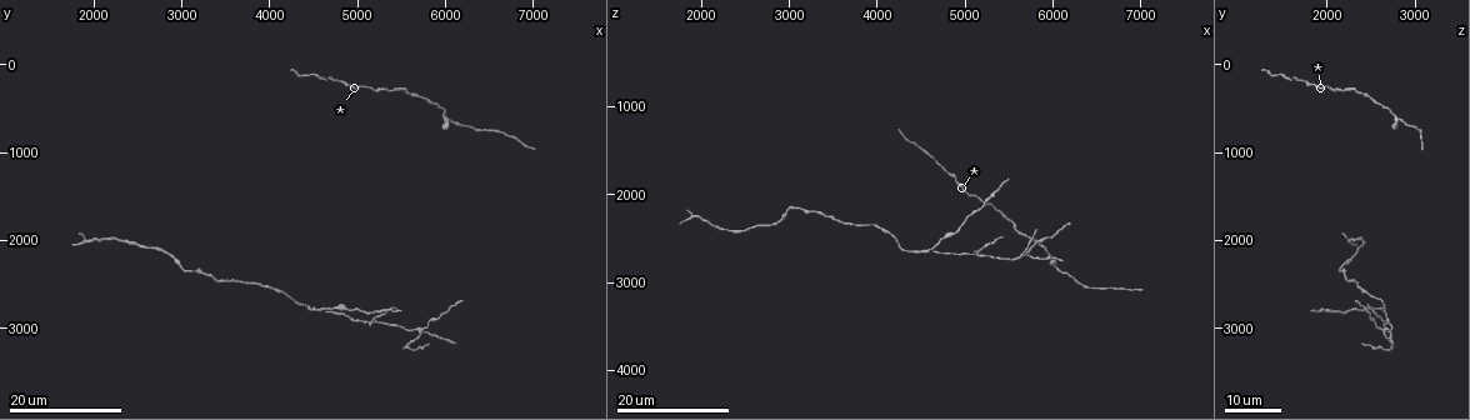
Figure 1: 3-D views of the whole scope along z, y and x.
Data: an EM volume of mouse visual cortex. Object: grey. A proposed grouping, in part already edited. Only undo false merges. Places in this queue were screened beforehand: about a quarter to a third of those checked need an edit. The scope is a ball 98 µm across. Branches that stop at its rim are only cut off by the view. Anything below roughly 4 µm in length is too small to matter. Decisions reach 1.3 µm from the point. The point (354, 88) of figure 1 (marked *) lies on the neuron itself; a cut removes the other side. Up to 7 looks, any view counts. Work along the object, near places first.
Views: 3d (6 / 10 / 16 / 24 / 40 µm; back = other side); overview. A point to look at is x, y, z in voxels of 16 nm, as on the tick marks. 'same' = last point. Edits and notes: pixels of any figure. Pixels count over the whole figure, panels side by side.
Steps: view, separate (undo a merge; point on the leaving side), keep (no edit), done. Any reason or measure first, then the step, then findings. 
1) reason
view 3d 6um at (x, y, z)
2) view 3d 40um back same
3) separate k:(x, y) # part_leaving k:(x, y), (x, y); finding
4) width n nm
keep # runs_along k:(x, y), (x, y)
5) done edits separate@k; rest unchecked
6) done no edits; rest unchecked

three-way junction
view 3d 16um at (6050, 650, 2800)

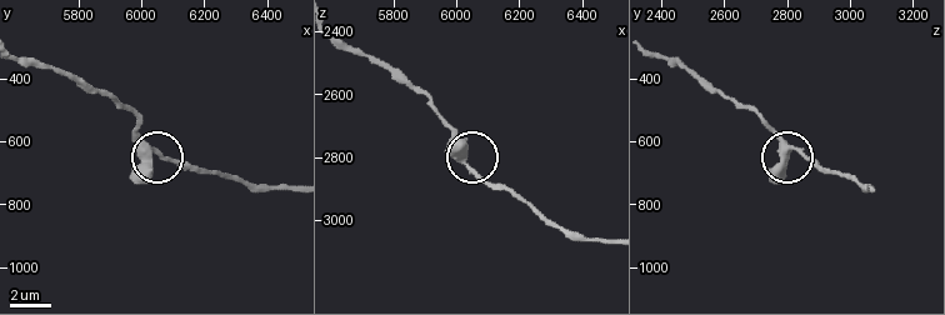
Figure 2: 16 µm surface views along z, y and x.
zoom in
view 3d 10um at (6010, 650, 2800)

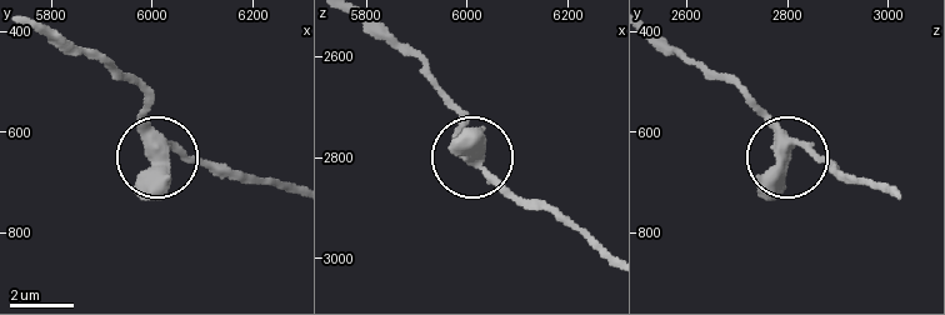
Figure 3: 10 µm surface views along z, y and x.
width 390 nm
keep # runs_along 3:(655, 38), (728, 80), (779, 145), (816, 150), (838, 166); continuous, no second neuron

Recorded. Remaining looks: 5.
four or more arms meet
view 3d 24um at (5700, 3050, 2650)

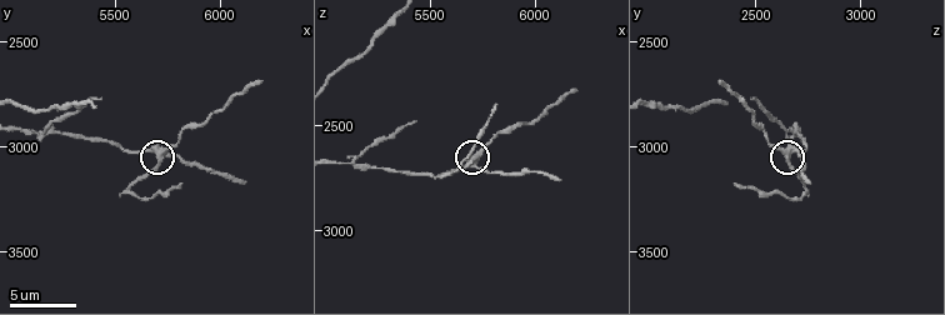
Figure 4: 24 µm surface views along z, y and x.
view 3d 10um at (5710, 3030, 2660)

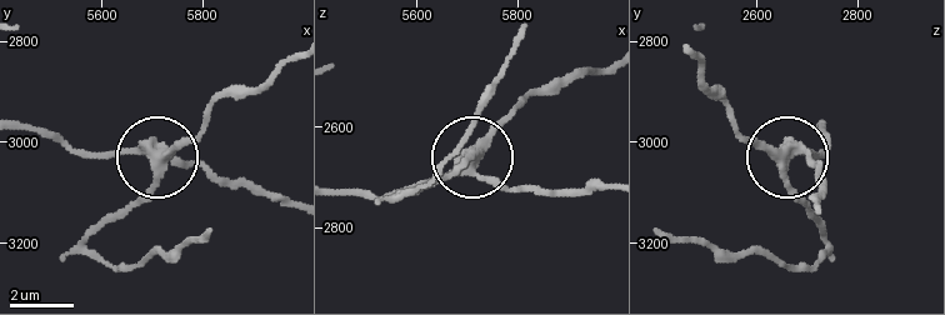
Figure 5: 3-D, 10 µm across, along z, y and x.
arms 4
separate 5:(151, 198) # part_leaving 5:(155, 146), (185, 144), (218, 101), (250, 93), (290, 61); a second neuron is stuck on

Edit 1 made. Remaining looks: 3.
view overview

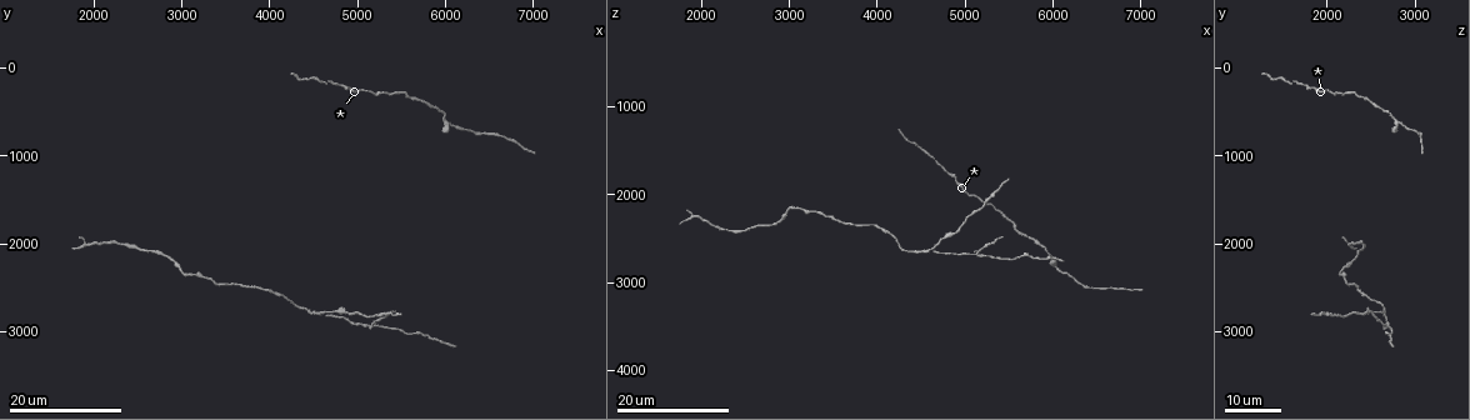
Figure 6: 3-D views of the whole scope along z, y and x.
two arms in line, one across
view 3d 16um at (5100, 2950, 2700)

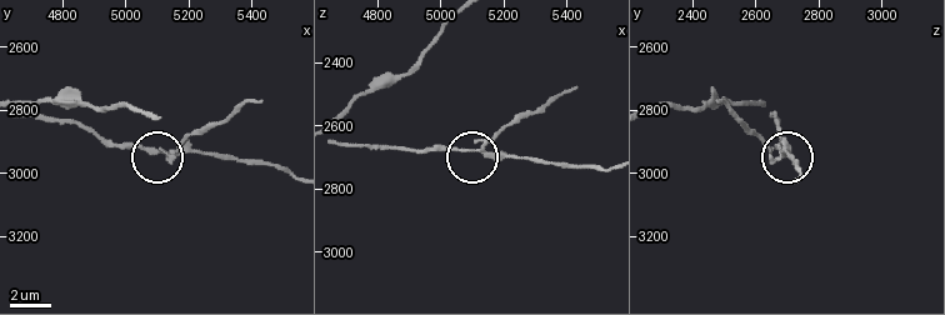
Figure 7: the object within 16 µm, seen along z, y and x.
zoom in
view 3d 6um at (5130, 2940, 2690)

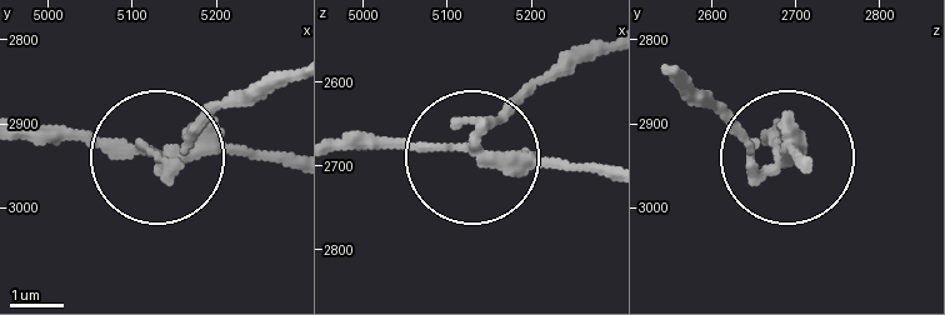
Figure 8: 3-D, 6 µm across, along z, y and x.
width 230 nm
separate 8:(211, 105) # part_leaving 8:(504, 159), (491, 128), (603, 51); two neurons meet here

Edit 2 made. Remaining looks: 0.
done edits separate@5, separate@8; rest unchecked

